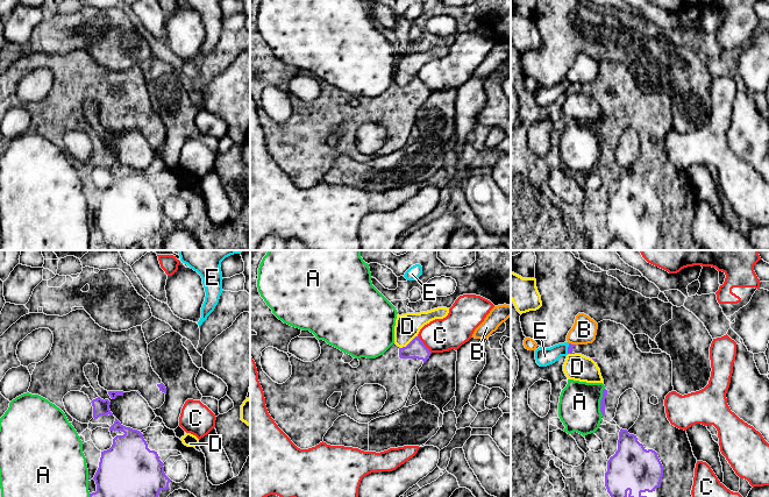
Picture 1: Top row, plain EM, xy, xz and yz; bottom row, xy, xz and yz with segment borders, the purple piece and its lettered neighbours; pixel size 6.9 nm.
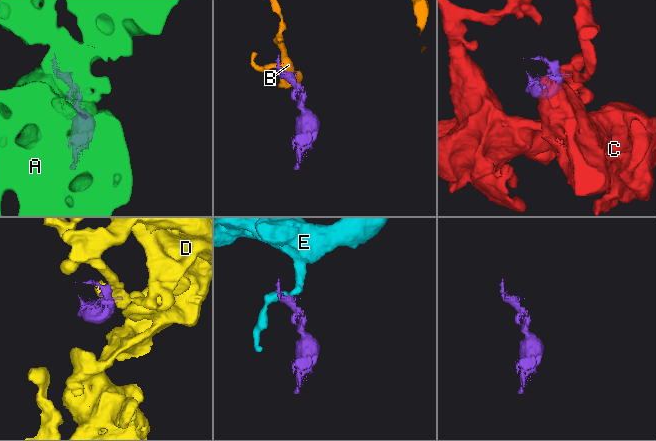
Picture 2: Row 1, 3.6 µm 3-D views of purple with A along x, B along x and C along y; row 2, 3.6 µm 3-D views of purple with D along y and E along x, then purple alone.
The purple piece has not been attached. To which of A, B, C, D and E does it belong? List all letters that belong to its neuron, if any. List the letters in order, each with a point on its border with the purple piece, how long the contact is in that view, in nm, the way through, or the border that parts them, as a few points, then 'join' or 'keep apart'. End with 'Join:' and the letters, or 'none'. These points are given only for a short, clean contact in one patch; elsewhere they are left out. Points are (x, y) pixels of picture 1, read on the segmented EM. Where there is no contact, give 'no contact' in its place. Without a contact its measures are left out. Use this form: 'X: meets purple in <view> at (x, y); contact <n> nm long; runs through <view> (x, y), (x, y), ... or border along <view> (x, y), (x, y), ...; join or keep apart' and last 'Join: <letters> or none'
A: meets purple in yz at (600, 402); contact 190 nm long; keep apart
B: meets purple in yz at (572, 345); contact 50 nm long; keep apart
C: meets purple in xz at (424, 345); contact 160 nm long; border along xz (418, 335), (431, 353); keep apart
D: meets purple in xz at (410, 342); contact 150 nm long; keep apart
E: meets purple in yz at (568, 348); contact 70 nm long; border along yz (569, 343), (567, 353); keep apart
Join: none

